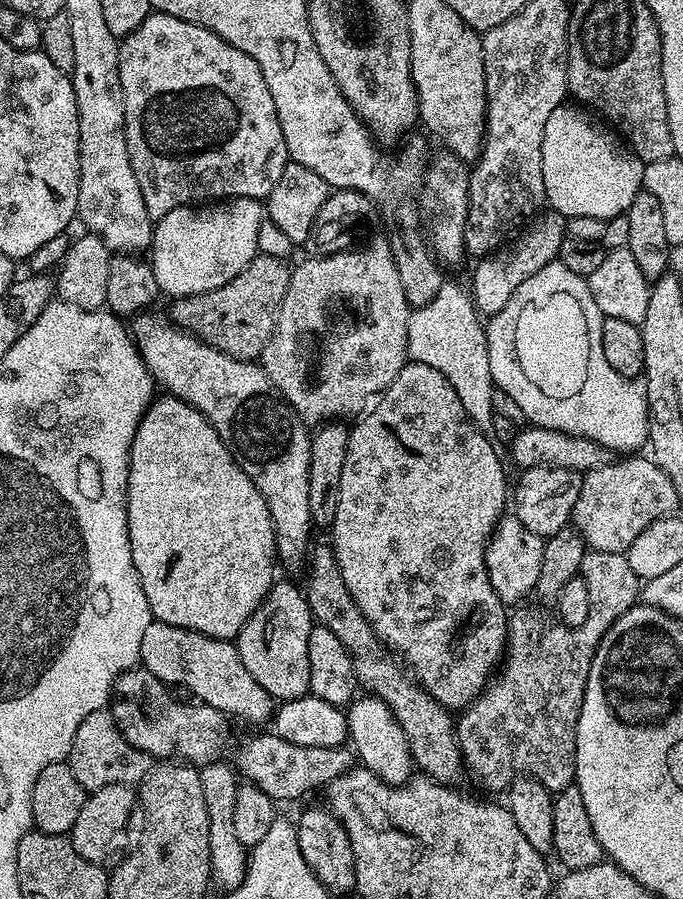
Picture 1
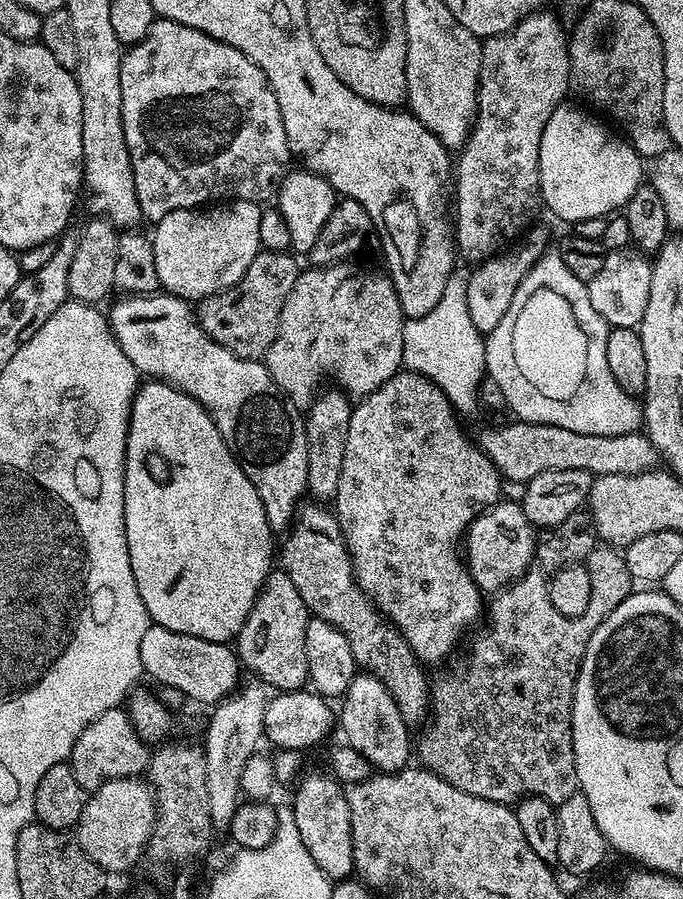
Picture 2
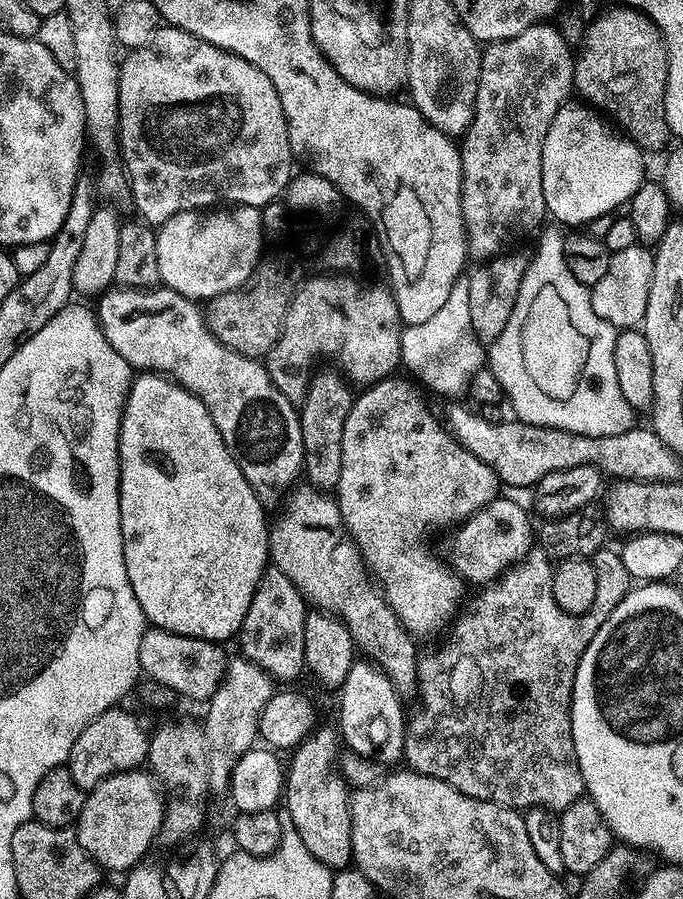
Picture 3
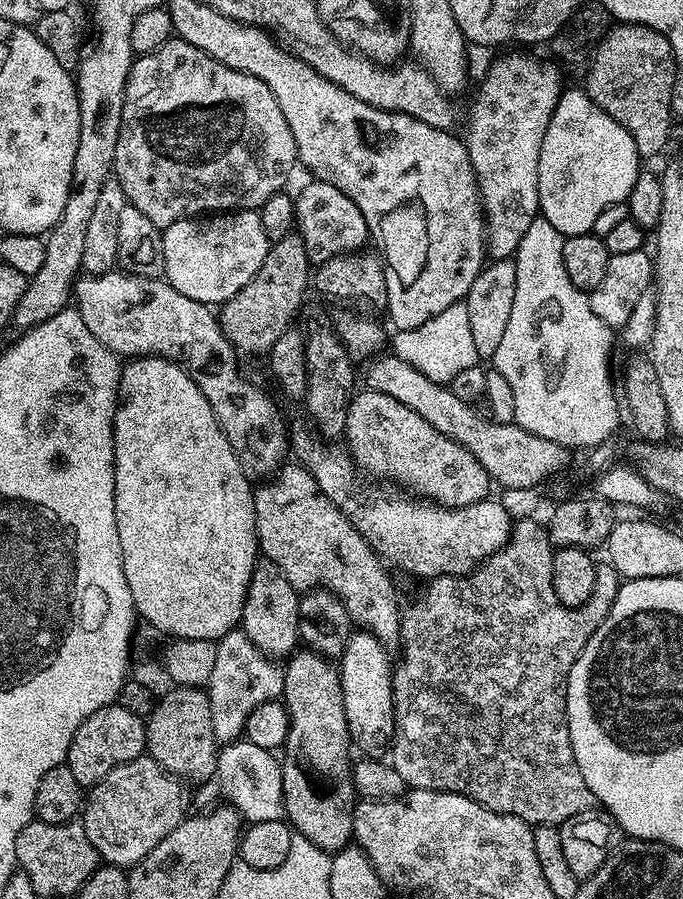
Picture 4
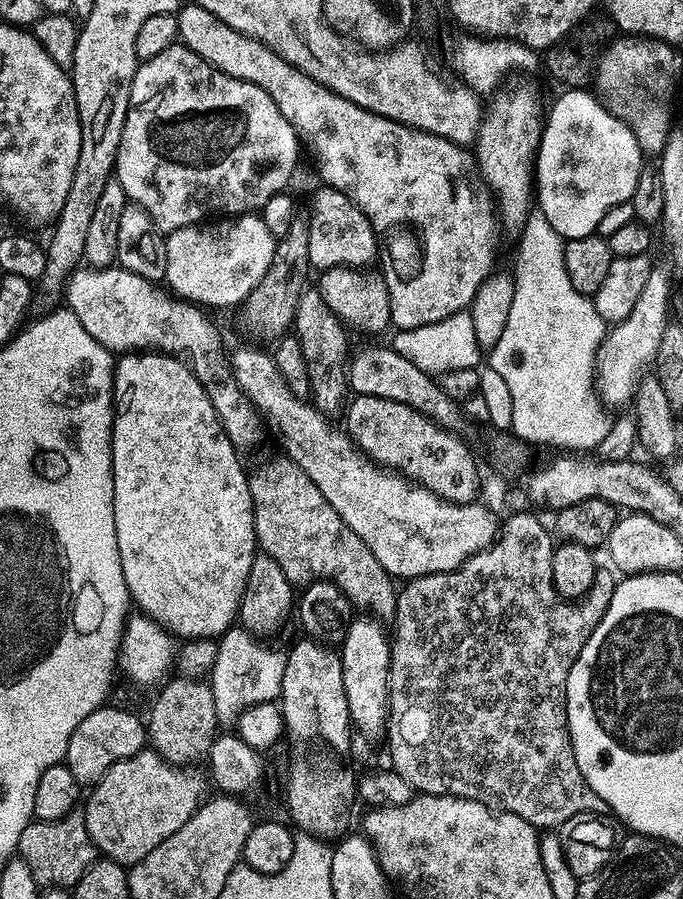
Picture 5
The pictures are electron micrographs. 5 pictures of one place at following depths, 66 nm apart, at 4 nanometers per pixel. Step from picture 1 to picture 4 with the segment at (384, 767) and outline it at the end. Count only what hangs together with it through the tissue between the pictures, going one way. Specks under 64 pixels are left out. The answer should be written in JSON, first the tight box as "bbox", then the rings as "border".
{"bbox":[338,631,396,758],"border":[[[353,631],[348,640],[344,655],[339,657],[338,667],[340,681],[342,682],[342,702],[346,706],[346,722],[348,723],[348,735],[351,743],[361,748],[363,755],[368,758],[376,758],[389,751],[392,736],[396,730],[396,713],[392,706],[392,673],[393,665],[388,664],[389,653],[380,644],[378,638],[371,636],[366,631]]]}

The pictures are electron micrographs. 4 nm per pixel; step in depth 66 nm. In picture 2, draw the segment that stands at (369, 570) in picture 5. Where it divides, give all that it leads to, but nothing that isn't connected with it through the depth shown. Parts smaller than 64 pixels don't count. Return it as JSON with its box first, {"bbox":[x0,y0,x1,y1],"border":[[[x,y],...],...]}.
{"bbox":[278,502,431,726],"border":[[[320,502],[305,503],[297,511],[296,519],[283,540],[284,545],[278,548],[279,567],[288,575],[290,582],[294,582],[298,594],[302,594],[302,602],[306,602],[309,613],[315,619],[330,622],[346,634],[357,669],[379,678],[390,690],[405,724],[415,726],[420,717],[427,715],[431,705],[430,684],[424,676],[425,669],[401,632],[358,586],[335,511]]]}

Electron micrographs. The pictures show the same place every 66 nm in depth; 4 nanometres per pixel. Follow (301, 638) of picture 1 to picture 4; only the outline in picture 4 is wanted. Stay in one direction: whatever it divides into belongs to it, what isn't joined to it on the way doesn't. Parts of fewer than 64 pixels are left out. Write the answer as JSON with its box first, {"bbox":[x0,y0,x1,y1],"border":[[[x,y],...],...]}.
{"bbox":[240,558,301,658],"border":[[[263,558],[257,559],[250,578],[250,586],[246,590],[246,602],[240,619],[244,636],[250,638],[252,645],[263,656],[287,658],[297,651],[301,643],[299,609],[300,596],[296,588],[290,586],[290,582],[286,582],[286,574],[282,574],[274,562]]]}

